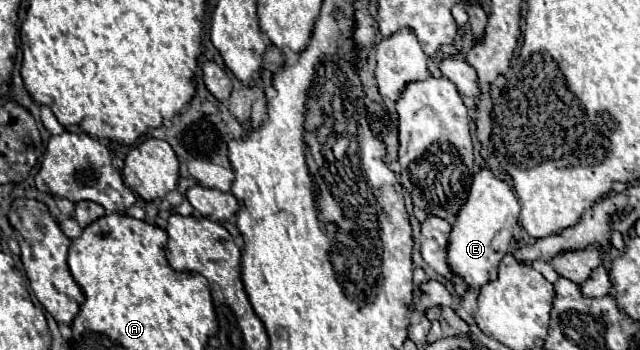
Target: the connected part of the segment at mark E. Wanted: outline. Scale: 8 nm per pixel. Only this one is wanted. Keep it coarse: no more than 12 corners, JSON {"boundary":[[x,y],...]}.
{"boundary":[[489,170],[473,176],[447,264],[477,292],[497,280],[519,202]]}

